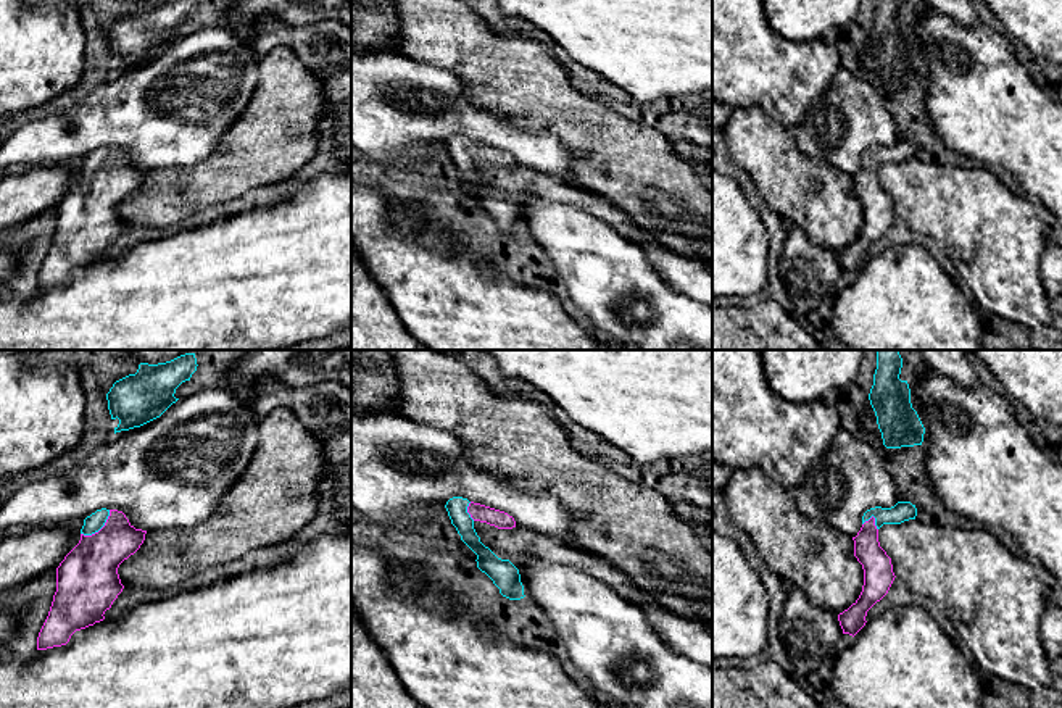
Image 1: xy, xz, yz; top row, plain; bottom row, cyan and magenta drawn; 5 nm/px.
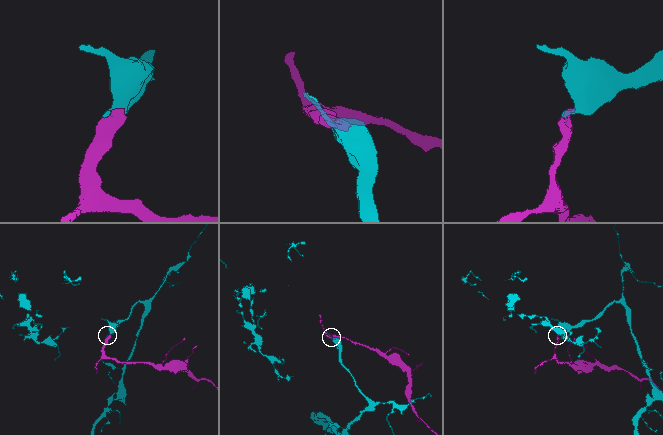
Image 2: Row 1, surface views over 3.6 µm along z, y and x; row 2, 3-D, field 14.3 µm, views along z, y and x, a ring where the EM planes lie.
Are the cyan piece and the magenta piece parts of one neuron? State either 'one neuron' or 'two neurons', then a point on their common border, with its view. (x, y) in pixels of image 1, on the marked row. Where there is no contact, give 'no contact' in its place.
one neuron; meets cyan in xy at (99, 529)

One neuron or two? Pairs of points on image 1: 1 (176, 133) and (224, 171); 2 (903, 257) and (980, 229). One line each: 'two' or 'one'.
1: two
2: two

